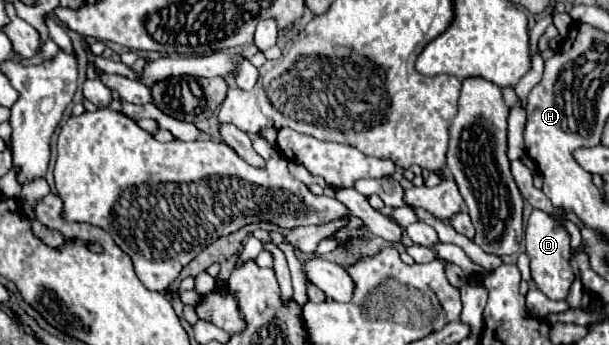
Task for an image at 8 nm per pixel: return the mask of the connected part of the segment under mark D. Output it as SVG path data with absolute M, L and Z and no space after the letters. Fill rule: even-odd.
M533 210L525 228L525 246L527 256L531 258L531 278L535 286L551 300L565 300L575 280L575 274L569 266L569 234L561 226L561 222L553 220L541 210Z

